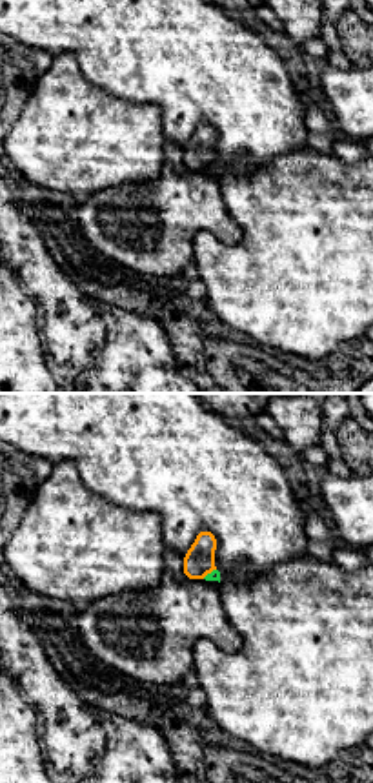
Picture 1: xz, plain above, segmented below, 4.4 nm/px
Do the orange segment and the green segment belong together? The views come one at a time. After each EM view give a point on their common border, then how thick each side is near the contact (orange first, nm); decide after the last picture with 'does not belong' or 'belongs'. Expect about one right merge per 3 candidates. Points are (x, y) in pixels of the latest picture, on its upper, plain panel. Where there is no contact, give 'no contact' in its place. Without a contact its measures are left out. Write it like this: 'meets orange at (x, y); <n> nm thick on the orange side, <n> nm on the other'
meets orange at (208, 164); 140 nm thick on the orange side, 50 nm on the other

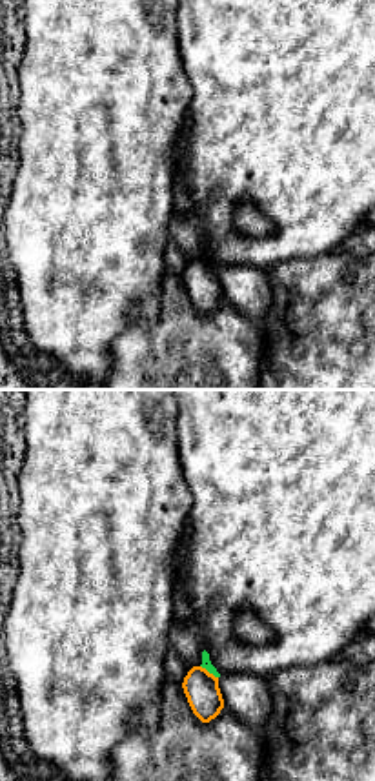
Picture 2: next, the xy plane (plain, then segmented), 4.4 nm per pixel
meets orange at (208, 264); 150 nm thick on the orange side, 50 nm on the other

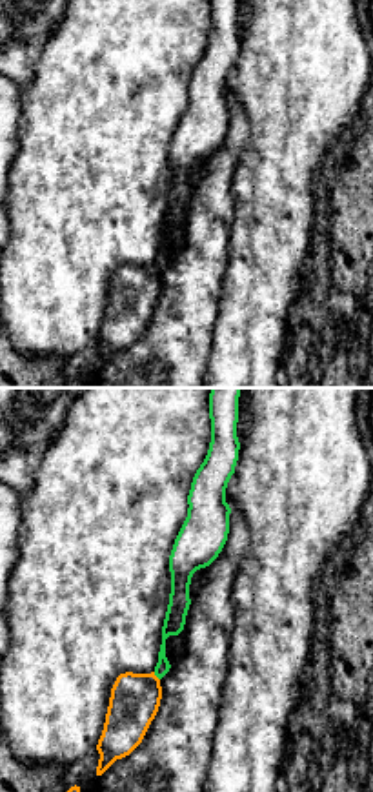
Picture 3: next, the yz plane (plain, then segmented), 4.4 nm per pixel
meets orange at (155, 268); 220 nm thick on the orange side, 90 nm on the other

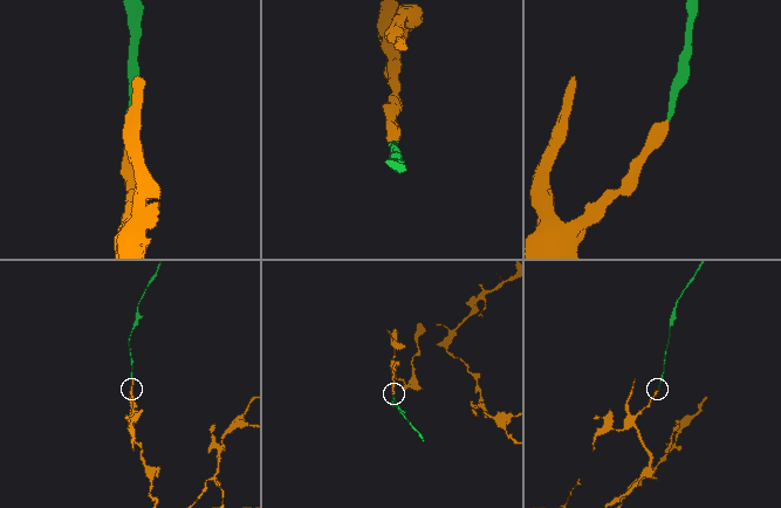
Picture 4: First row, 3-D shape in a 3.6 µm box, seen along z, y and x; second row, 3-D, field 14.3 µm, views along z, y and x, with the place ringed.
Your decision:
does not belong

